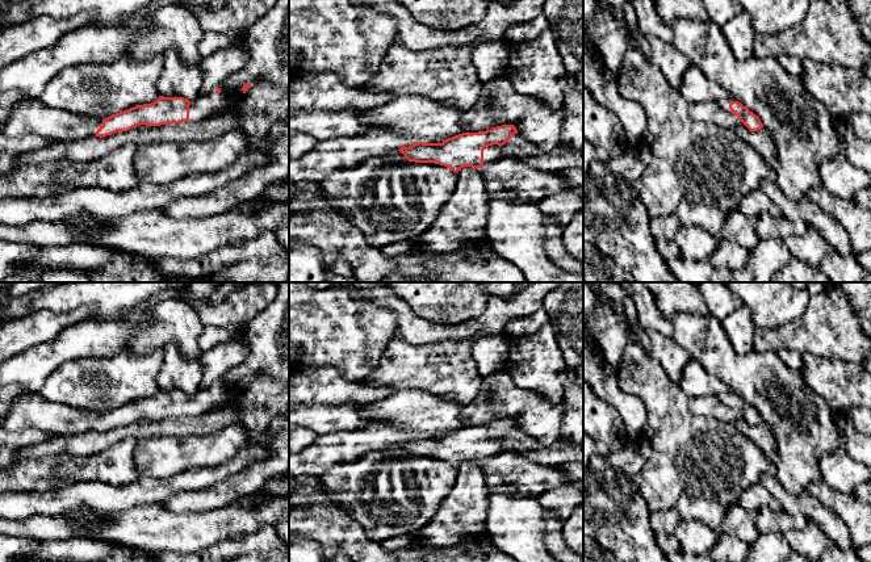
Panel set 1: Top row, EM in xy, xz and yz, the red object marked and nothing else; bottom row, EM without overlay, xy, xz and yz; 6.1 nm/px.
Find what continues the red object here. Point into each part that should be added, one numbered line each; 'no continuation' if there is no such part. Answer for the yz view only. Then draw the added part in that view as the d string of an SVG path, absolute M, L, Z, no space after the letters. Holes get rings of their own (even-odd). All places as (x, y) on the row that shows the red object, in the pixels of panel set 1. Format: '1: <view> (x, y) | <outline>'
1: yz (724, 101) | M730 95L720 97L717 104L728 113L732 113L732 110L729 109L729 104L732 101L737 101L734 97L732 97Z

